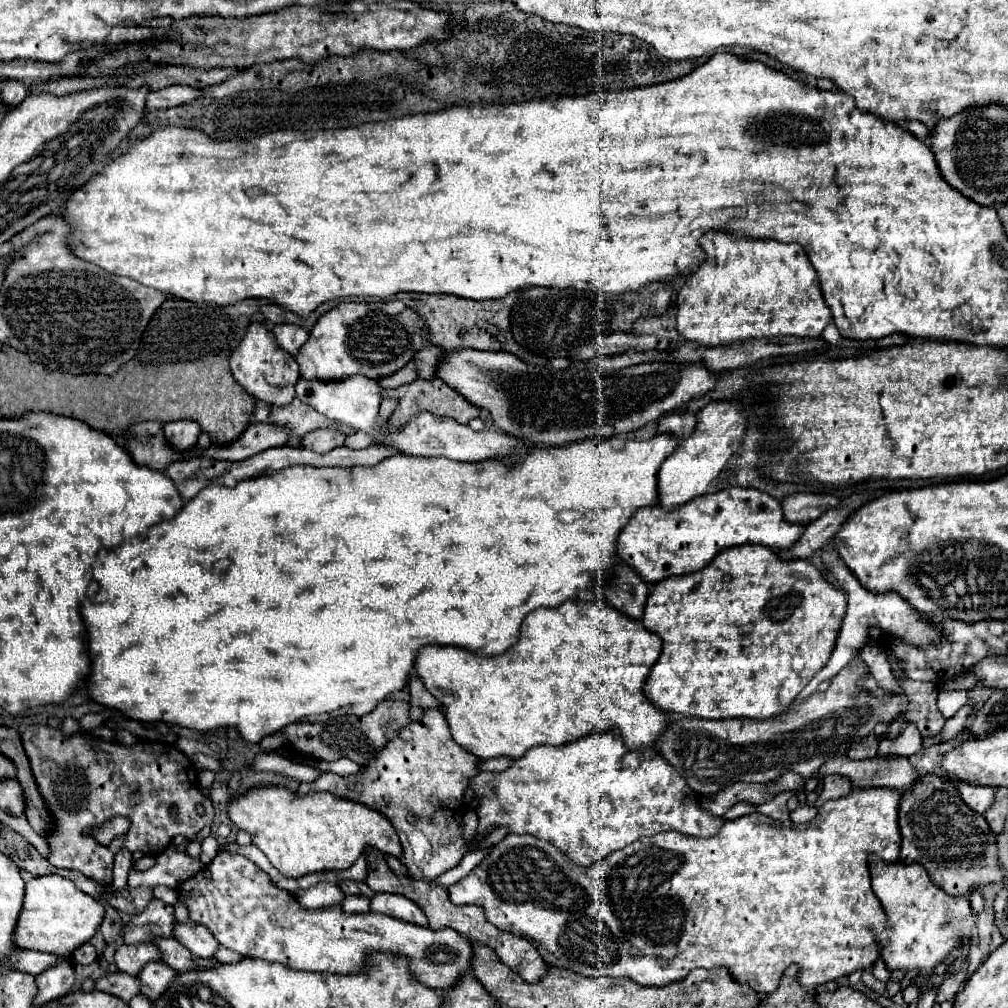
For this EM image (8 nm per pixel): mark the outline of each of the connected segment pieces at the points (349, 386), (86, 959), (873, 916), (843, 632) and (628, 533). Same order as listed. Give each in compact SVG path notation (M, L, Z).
M354 375L354 377L348 377L348 379L340 379L340 381L300 379L296 383L296 397L300 401L304 401L306 405L314 407L324 417L340 421L340 423L350 425L350 427L356 427L358 431L372 431L374 429L376 417L378 417L378 407L380 407L380 401L382 401L378 383L374 379L368 379L368 377L362 377L362 375Z
M90 943L80 945L80 947L72 953L72 959L74 959L74 963L80 963L80 965L92 963L92 961L96 959L96 949L94 949L94 945L90 945Z
M852 789L846 797L830 799L820 809L814 821L808 825L794 825L794 823L758 823L758 813L742 815L734 821L726 821L714 837L686 837L682 833L662 833L652 837L640 837L638 841L626 845L604 857L602 861L594 863L592 867L580 867L570 861L562 851L554 845L536 839L532 835L506 835L498 845L490 849L490 853L458 883L448 887L448 897L456 905L480 905L486 913L486 919L498 927L500 931L508 931L512 935L530 939L536 943L538 953L548 965L564 967L584 977L630 977L638 985L648 987L664 987L686 977L696 967L726 967L734 981L750 985L756 993L772 993L778 987L778 981L786 969L786 965L798 965L798 981L806 989L814 989L816 985L824 985L838 977L850 975L852 971L870 969L880 955L880 943L876 939L886 941L886 917L880 901L876 899L870 887L870 871L868 871L868 855L874 853L884 857L884 861L898 861L898 797L896 789Z
M822 551L820 553L822 561L826 565L830 565L830 571L832 575L836 577L836 583L846 589L848 593L848 609L846 609L846 617L844 617L844 623L842 623L842 629L840 629L840 635L836 639L836 647L834 647L834 653L830 657L830 661L826 663L826 667L816 673L816 677L802 689L802 693L798 695L798 699L792 703L792 707L800 705L810 693L814 693L818 689L818 685L822 681L828 681L832 679L842 667L846 667L850 663L850 659L854 659L860 649L864 647L864 643L868 641L868 629L872 625L878 625L884 633L898 633L900 637L906 637L906 641L910 641L912 645L934 645L934 641L938 641L938 631L932 629L932 625L928 623L928 619L920 613L916 613L906 601L902 601L896 593L886 593L886 595L878 595L878 593L870 593L868 589L864 589L856 577L852 577L850 569L846 565L842 565L840 557L836 551Z
M726 487L688 501L676 511L662 511L660 507L638 509L622 527L616 539L618 557L630 565L642 581L654 585L672 575L688 575L702 569L722 549L736 545L764 545L772 551L790 549L802 535L802 525L782 521L780 501L764 491Z

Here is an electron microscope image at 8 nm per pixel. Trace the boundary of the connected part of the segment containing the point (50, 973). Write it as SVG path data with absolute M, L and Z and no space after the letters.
M62 959L56 965L44 969L40 975L36 975L36 985L38 985L38 995L34 999L36 1007L64 997L66 993L72 991L72 985L74 985L72 961Z

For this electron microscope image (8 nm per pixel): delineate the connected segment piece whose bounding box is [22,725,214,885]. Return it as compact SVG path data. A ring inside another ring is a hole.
M30 725L22 733L22 743L38 791L52 819L46 837L50 849L48 861L58 869L74 869L102 885L110 885L114 853L120 847L156 857L176 835L192 837L214 819L212 801L208 801L196 787L196 767L174 745L162 745L154 753L148 747L144 749L144 743L126 747L118 743L90 741L84 735L64 735L60 729L48 725ZM200 803L206 809L202 815L196 811ZM116 815L128 817L132 827L110 845L100 845L92 837L82 835L86 827L102 825Z

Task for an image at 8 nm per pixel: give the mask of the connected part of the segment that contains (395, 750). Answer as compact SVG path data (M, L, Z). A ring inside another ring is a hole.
M426 709L418 721L406 725L398 737L388 741L362 769L362 775L354 775L354 781L352 775L340 777L334 773L322 773L310 783L300 783L298 795L306 795L310 791L330 791L380 811L390 823L394 823L398 839L404 845L400 863L406 867L406 873L414 879L436 879L438 875L454 869L462 861L464 853L470 851L468 841L462 835L460 807L470 779L480 773L478 757L466 753L452 741L454 739L450 737L444 715L438 709ZM446 825L450 825L450 843L446 833L442 833ZM416 829L422 831L432 845L432 857L426 863L414 863L412 859L408 835Z

